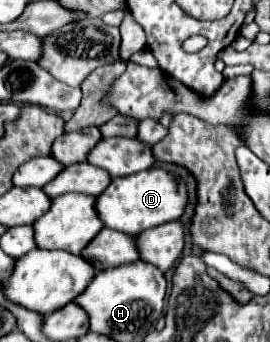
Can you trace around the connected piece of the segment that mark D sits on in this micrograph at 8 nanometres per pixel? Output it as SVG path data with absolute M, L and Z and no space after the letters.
M151 168L131 176L115 178L109 184L109 188L97 198L95 208L107 228L137 236L149 228L181 218L185 206L187 206L187 186L179 182L171 172L165 172L161 168Z

